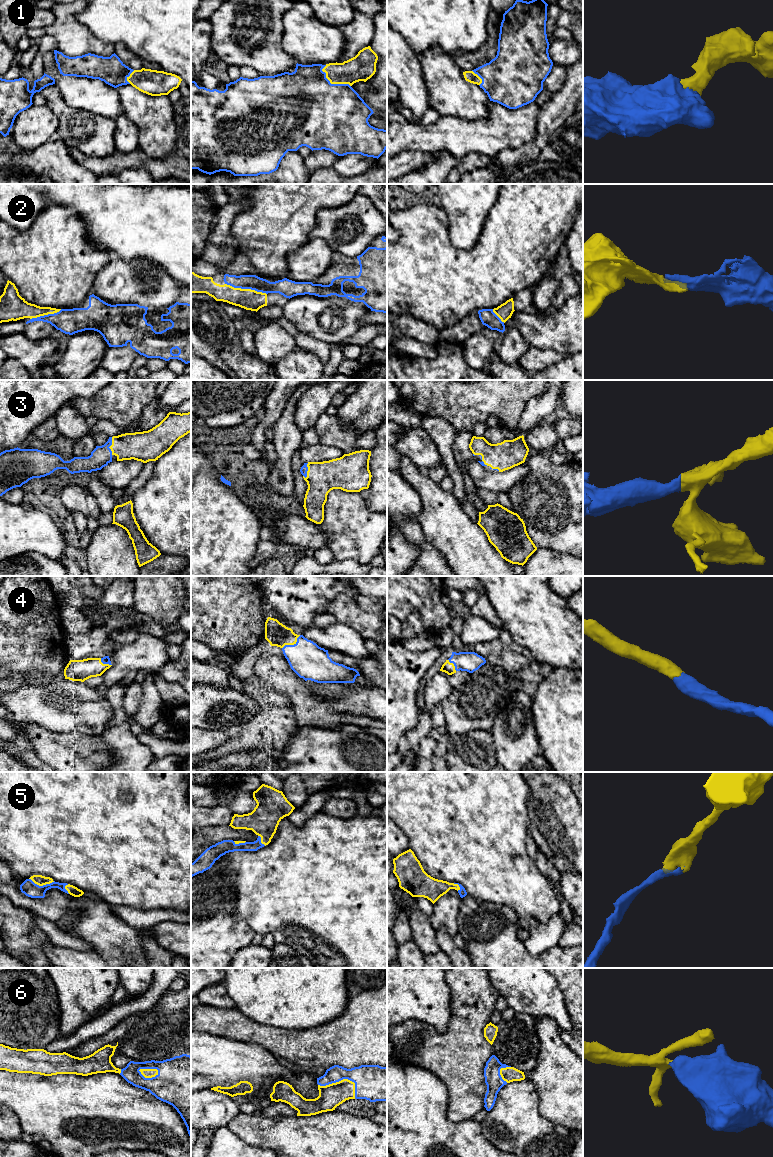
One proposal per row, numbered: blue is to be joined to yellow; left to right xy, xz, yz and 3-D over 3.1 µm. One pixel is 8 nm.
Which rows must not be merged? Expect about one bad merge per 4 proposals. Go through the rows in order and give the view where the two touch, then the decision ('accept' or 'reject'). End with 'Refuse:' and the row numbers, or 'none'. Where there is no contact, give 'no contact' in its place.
1: contact in xz; accept
2: contact in xz; accept
3: contact in xy; accept
4: contact in xz; accept
5: contact in xy; accept
6: contact in xz; accept
Refuse: none

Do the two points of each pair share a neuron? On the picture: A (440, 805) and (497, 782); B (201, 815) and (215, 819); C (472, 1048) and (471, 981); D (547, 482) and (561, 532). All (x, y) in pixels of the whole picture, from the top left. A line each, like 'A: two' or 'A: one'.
A: one
B: one
C: one
D: one

